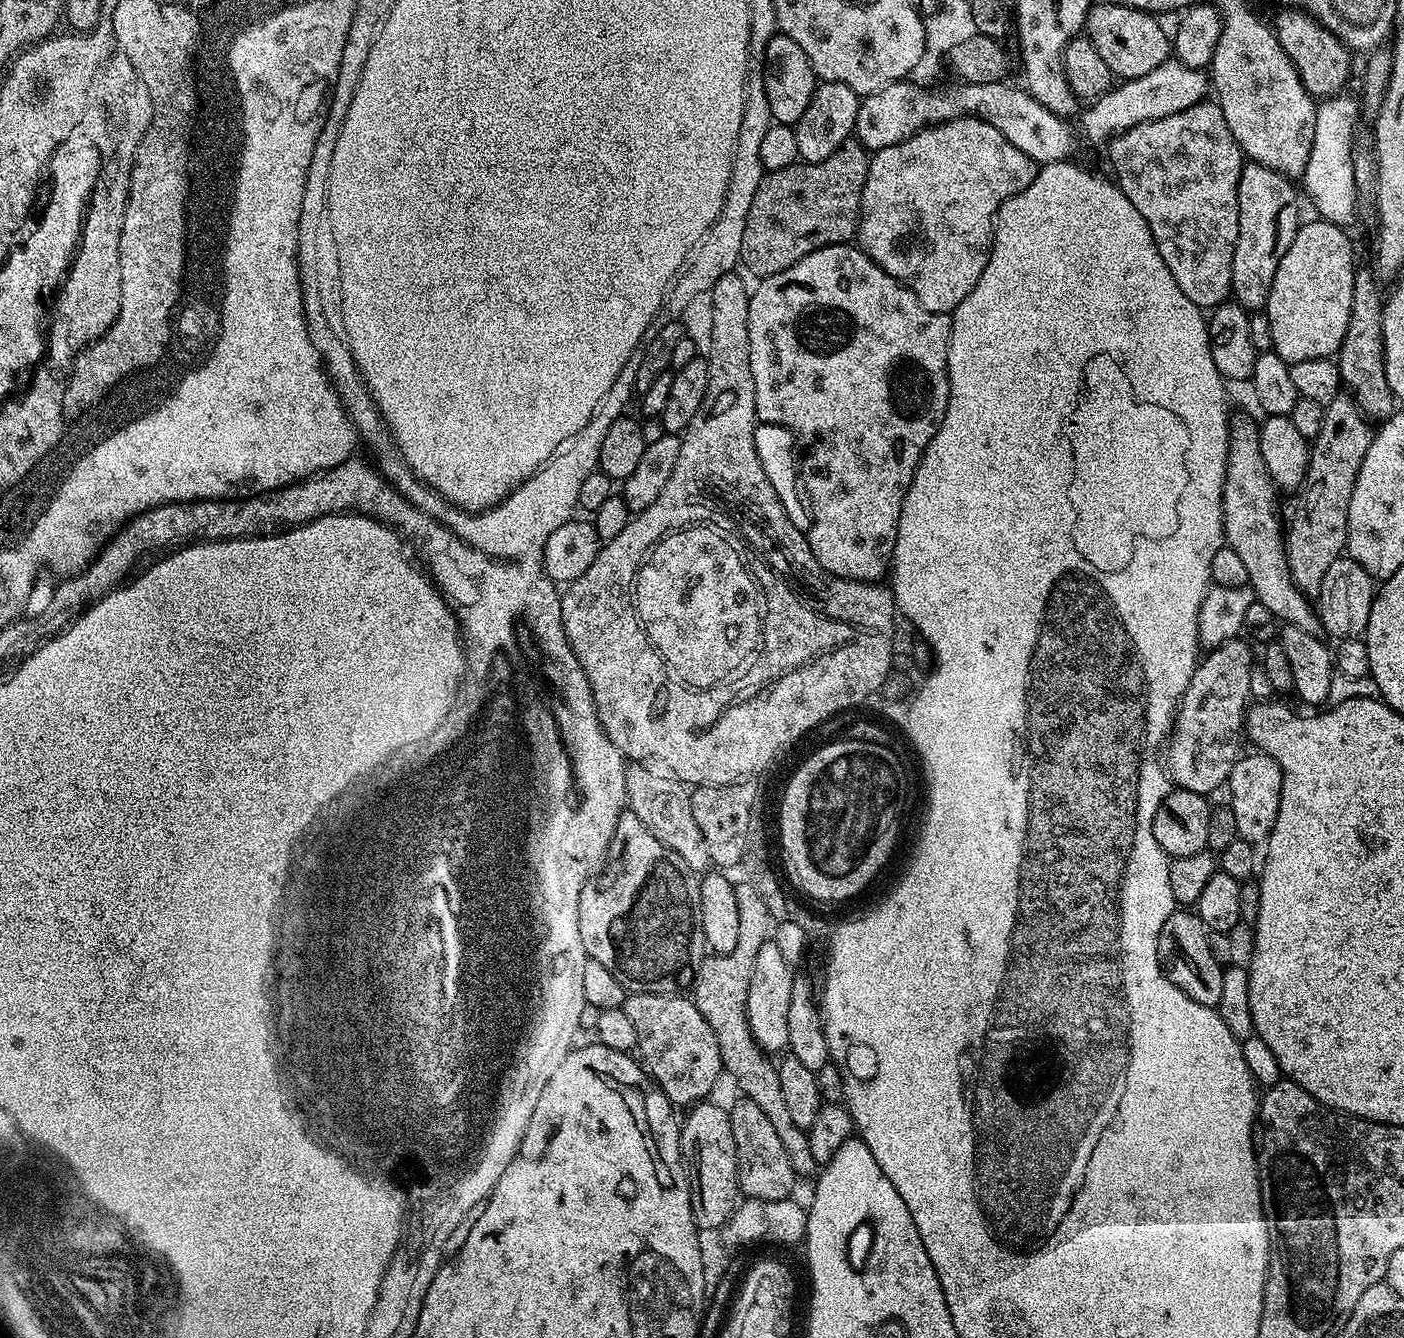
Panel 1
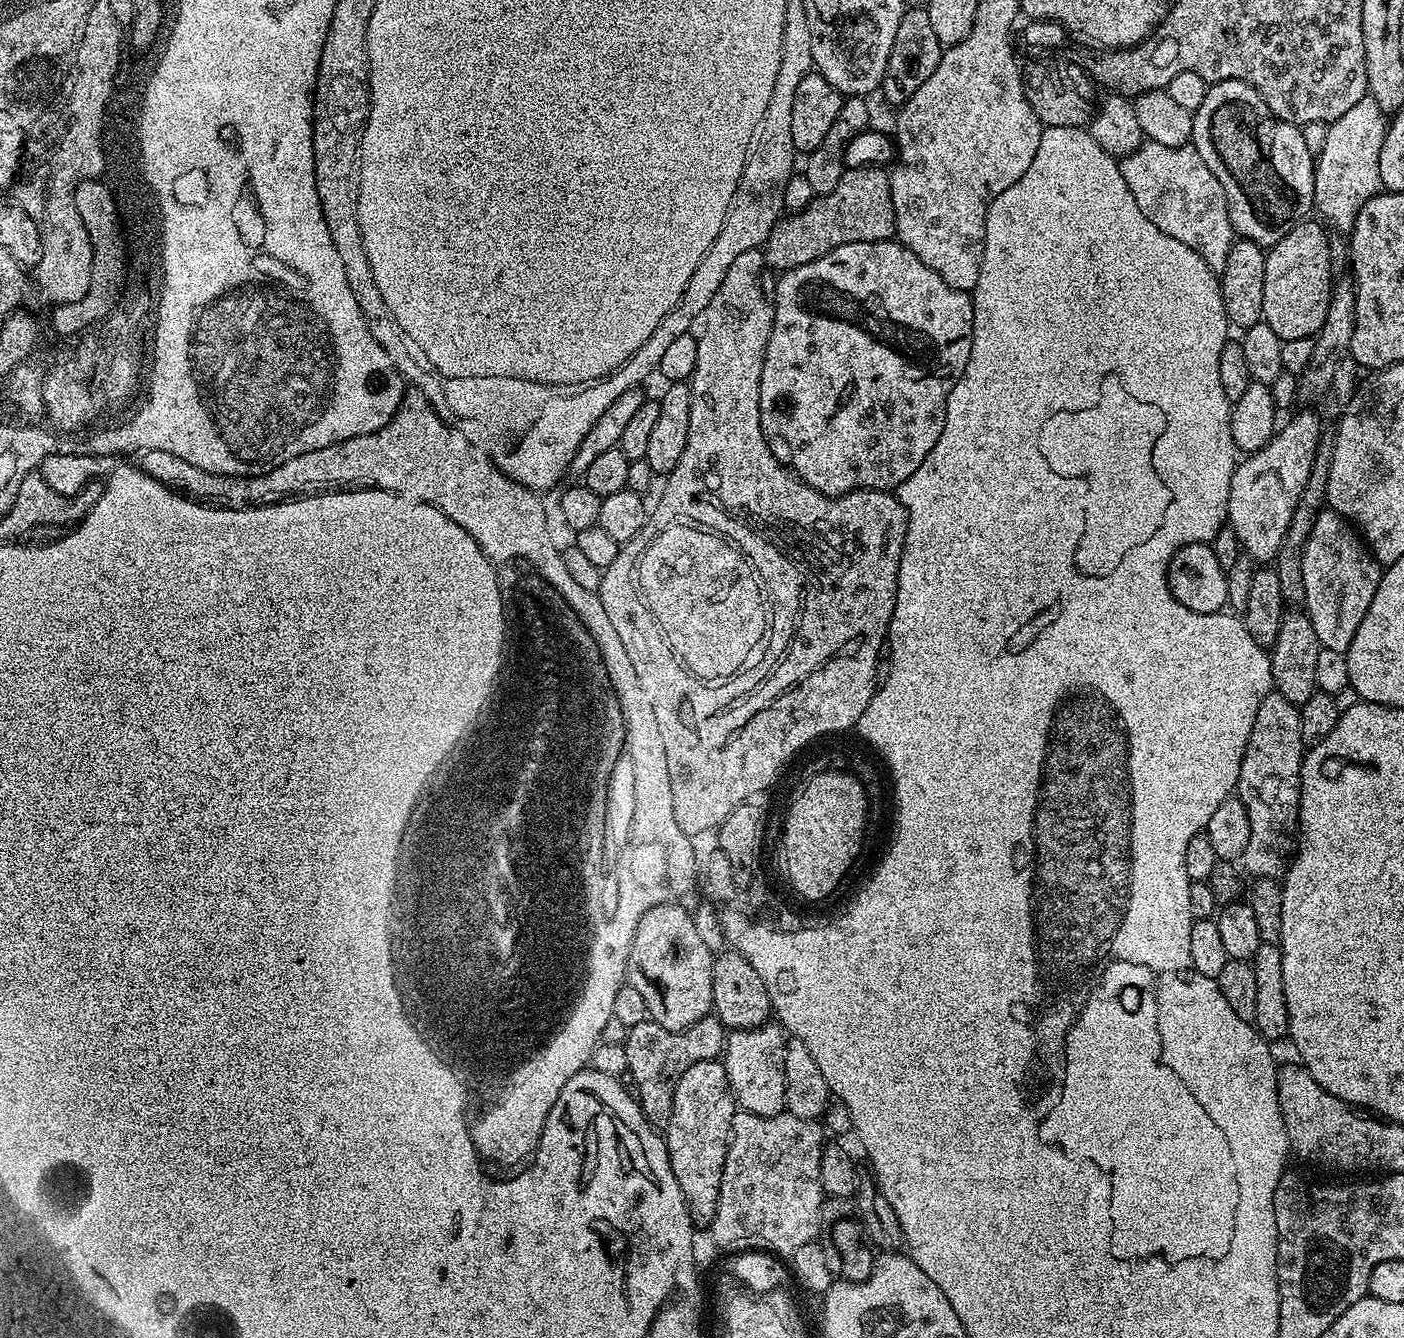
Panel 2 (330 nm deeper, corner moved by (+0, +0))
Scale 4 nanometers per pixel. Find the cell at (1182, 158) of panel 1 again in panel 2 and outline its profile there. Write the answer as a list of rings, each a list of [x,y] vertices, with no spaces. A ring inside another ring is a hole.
[[[1151,142],[1140,145],[1138,150],[1134,150],[1128,156],[1119,161],[1122,170],[1122,178],[1126,178],[1126,186],[1130,186],[1130,194],[1134,194],[1134,202],[1138,202],[1138,210],[1162,230],[1162,234],[1170,234],[1170,238],[1178,238],[1178,242],[1190,246],[1210,270],[1217,274],[1223,272],[1226,266],[1226,258],[1230,258],[1230,250],[1234,243],[1234,233],[1230,214],[1228,213],[1228,203],[1226,202],[1226,190],[1222,190],[1222,182],[1210,174],[1210,166],[1202,162],[1200,155],[1195,148],[1185,146],[1175,148],[1174,146],[1158,146]]]

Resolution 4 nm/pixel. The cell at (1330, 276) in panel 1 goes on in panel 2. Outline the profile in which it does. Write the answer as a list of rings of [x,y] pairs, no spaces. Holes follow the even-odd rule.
[[[1309,218],[1294,226],[1286,238],[1267,249],[1264,261],[1266,262],[1266,282],[1262,282],[1262,310],[1263,323],[1278,334],[1280,341],[1290,338],[1315,337],[1326,319],[1327,307],[1334,300],[1332,282],[1334,279],[1334,265],[1328,249],[1329,233],[1324,232],[1323,223],[1315,224],[1315,219]]]

